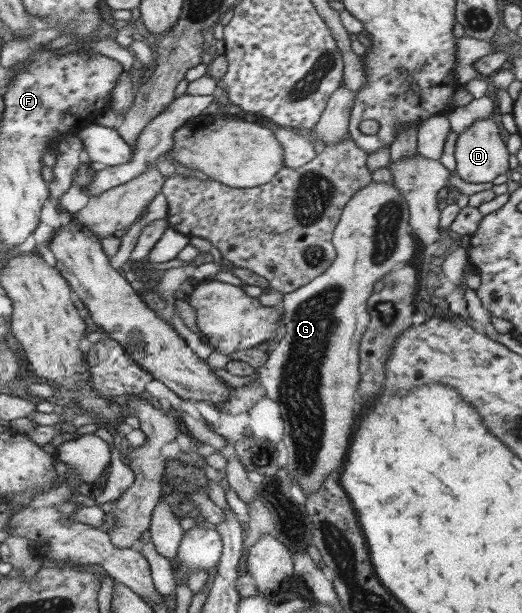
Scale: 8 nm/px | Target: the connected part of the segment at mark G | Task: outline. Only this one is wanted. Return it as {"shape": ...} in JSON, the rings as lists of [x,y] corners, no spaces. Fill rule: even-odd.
{"shape":[[[373,183],[365,185],[363,189],[357,190],[357,193],[347,201],[347,204],[343,207],[340,214],[338,224],[332,233],[332,246],[335,250],[335,258],[331,265],[323,274],[312,278],[306,285],[300,286],[291,292],[285,293],[279,303],[282,310],[281,326],[282,334],[276,343],[270,348],[268,357],[262,366],[257,367],[256,374],[258,374],[257,381],[264,389],[266,397],[277,402],[281,420],[283,420],[283,434],[281,442],[287,450],[287,465],[284,467],[286,473],[292,482],[296,482],[296,486],[303,492],[314,492],[322,486],[322,482],[326,476],[332,473],[337,473],[340,468],[344,457],[346,456],[346,449],[349,445],[349,432],[351,432],[351,426],[353,426],[353,406],[355,406],[355,400],[353,400],[353,394],[355,394],[355,388],[357,388],[357,382],[359,382],[358,371],[358,346],[360,338],[365,332],[365,326],[369,322],[369,315],[366,311],[367,297],[373,293],[372,286],[376,280],[380,278],[395,264],[404,264],[411,259],[411,255],[415,254],[417,250],[415,248],[415,242],[409,230],[409,212],[405,199],[399,195],[399,190],[395,189],[393,184],[389,183]]]}

